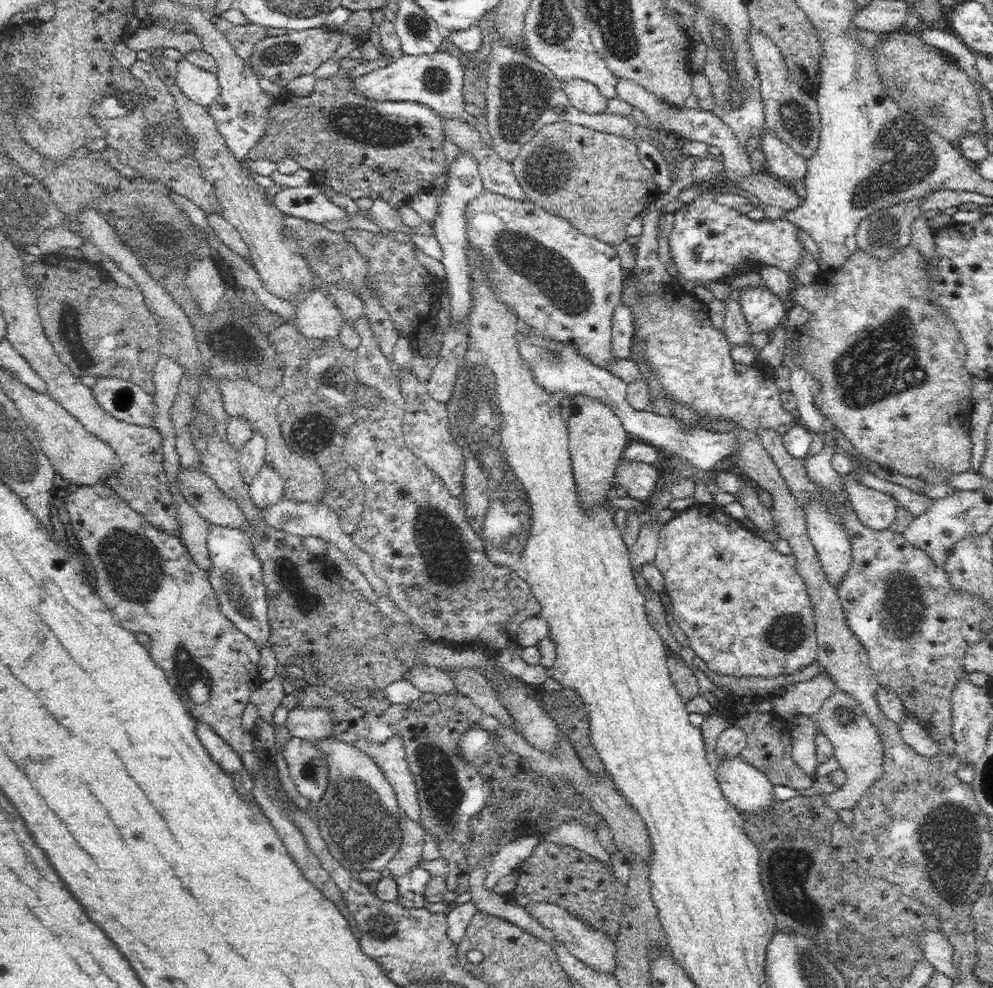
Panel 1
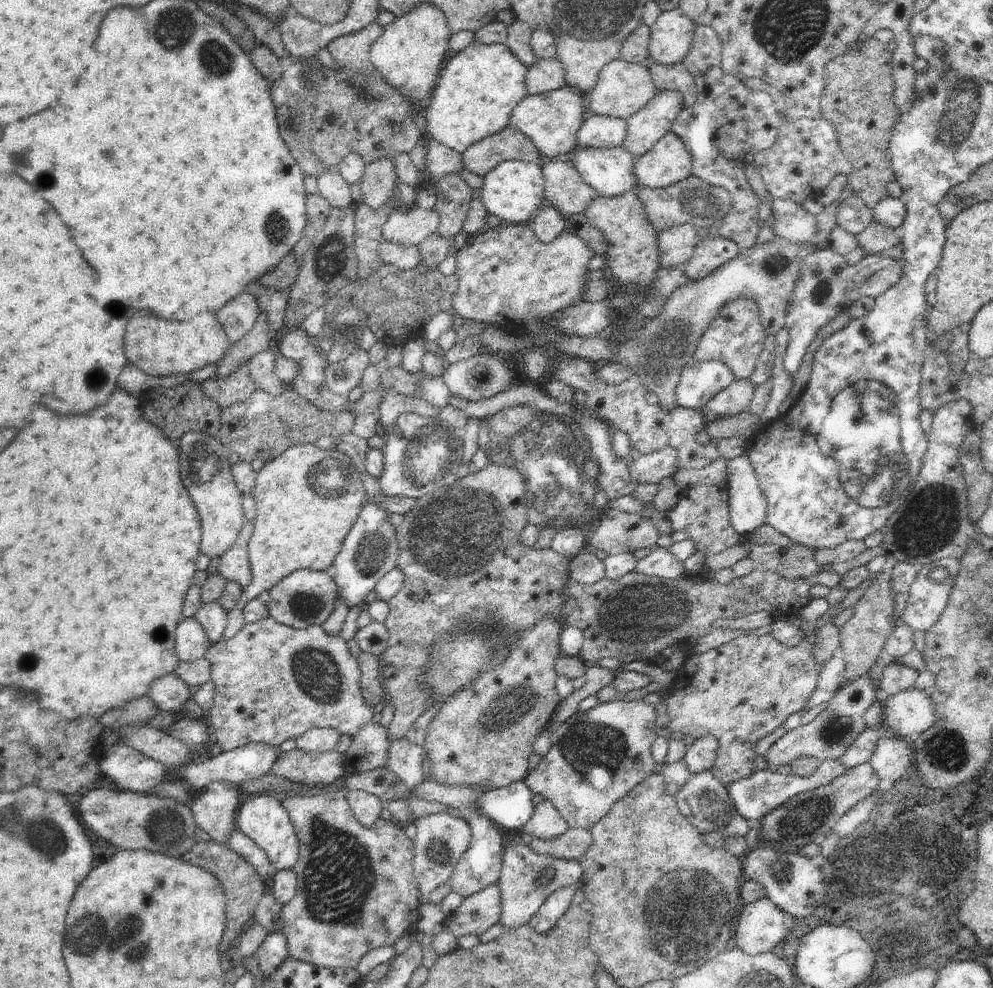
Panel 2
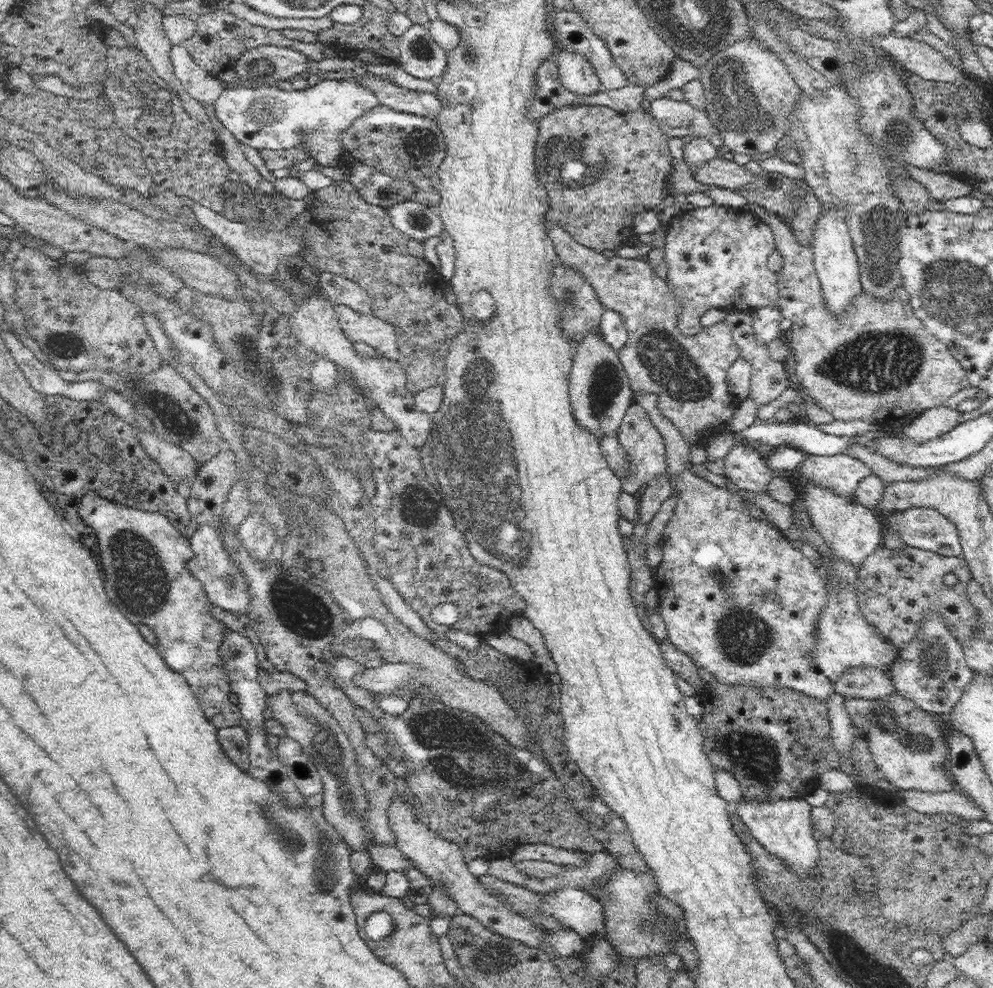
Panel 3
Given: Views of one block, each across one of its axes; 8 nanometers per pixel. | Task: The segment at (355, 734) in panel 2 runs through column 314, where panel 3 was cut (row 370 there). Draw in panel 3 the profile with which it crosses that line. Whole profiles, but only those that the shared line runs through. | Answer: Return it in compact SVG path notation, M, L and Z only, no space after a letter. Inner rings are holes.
M545 220L548 236L554 243L558 262L576 269L592 285L600 303L606 309L619 312L628 333L626 344L619 350L619 359L630 377L633 396L636 393L656 393L658 409L670 419L686 442L693 465L705 463L706 446L698 445L700 432L717 432L733 417L738 403L729 393L727 372L740 357L730 325L726 319L708 327L702 327L692 336L678 330L680 301L666 279L656 274L645 258L607 258L593 248L574 240L562 229L562 225Z

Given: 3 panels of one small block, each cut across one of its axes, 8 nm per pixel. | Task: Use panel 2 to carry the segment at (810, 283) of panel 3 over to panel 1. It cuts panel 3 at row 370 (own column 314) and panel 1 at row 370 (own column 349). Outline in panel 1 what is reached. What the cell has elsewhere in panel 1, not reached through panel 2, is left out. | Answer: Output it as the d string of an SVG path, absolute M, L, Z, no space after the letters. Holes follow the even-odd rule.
M912 245L905 246L892 254L890 258L874 258L871 254L856 248L856 252L842 264L840 270L832 271L823 284L814 282L796 288L790 287L789 306L800 306L807 310L809 316L806 322L796 329L789 339L791 347L799 354L801 367L807 370L818 382L819 393L814 397L816 408L828 419L835 428L850 440L855 451L869 461L894 469L906 476L918 477L924 482L947 482L947 476L952 473L963 473L972 469L972 441L969 433L968 419L972 400L972 373L966 368L967 350L959 337L950 317L938 307L931 298L928 272L921 264L922 254Z

